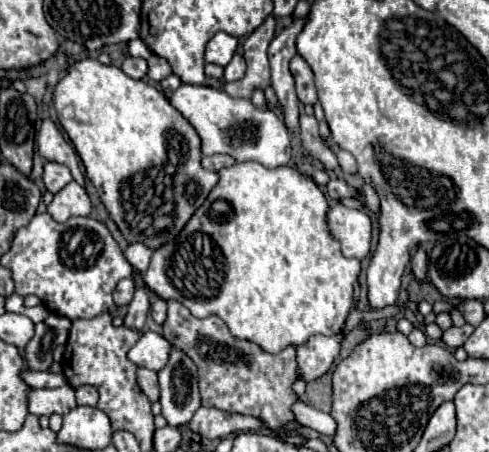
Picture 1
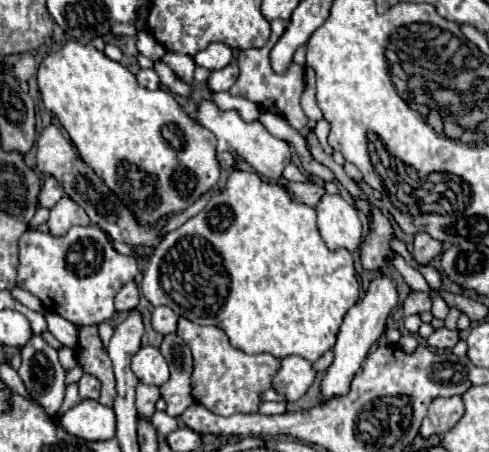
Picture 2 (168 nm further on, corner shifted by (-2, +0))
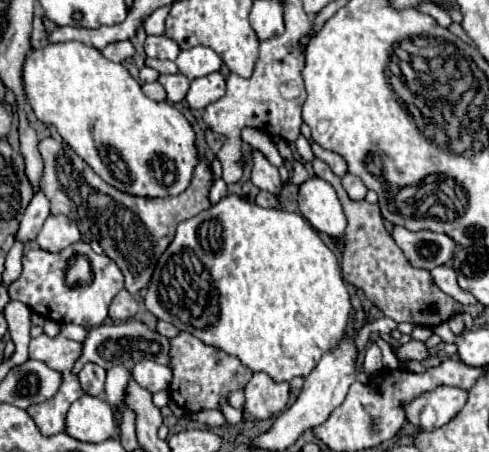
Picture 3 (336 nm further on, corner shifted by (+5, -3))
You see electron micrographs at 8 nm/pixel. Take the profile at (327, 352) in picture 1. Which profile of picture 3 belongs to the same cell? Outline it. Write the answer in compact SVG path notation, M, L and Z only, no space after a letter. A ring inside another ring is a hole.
M255 373L245 387L245 421L269 419L287 407L291 385L275 383L267 373Z

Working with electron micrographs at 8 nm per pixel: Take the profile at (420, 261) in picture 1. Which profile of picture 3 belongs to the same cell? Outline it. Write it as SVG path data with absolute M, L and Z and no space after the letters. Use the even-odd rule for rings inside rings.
M395 227L393 239L401 247L409 263L419 269L431 271L433 267L445 265L453 257L455 243L443 233L407 231L405 227Z

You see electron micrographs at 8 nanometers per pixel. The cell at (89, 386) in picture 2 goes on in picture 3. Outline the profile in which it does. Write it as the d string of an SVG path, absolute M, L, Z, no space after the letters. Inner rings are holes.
M87 363L87 365L81 369L81 373L79 373L79 383L81 383L81 389L83 389L87 395L99 397L99 395L103 393L105 369L99 367L99 365Z

